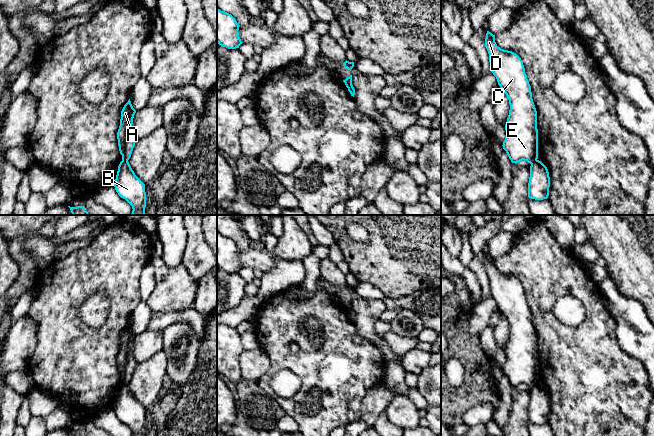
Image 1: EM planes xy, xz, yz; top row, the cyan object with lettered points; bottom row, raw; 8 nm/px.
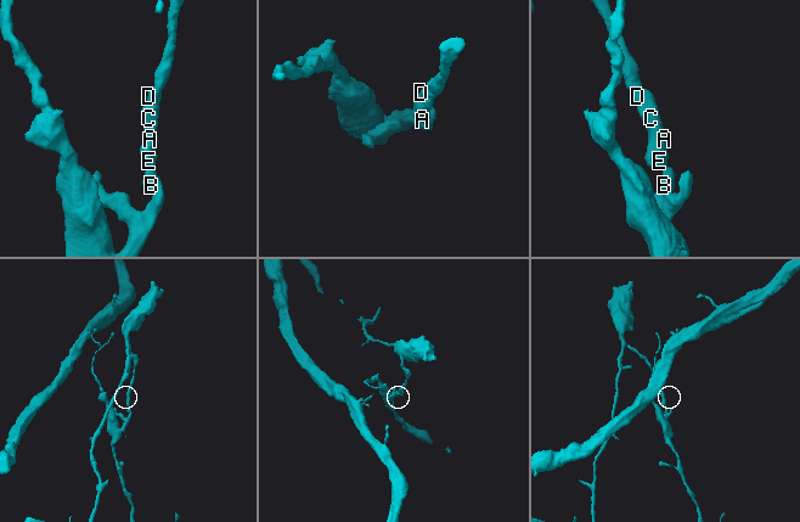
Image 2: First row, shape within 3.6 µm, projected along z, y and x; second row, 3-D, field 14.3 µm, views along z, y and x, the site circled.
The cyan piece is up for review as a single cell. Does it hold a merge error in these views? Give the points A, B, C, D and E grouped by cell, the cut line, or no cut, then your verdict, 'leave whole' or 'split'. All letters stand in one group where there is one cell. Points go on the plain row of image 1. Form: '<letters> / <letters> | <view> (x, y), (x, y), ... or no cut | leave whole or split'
A C D E / B | xy (122, 384), (127, 385) | split

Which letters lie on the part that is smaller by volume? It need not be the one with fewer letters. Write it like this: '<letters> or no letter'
B

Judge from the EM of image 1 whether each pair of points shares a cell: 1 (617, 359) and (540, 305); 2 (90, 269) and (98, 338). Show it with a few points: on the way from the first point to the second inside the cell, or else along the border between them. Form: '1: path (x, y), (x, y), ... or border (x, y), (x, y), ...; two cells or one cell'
1: path (596, 359), (586, 359), (553, 326); one cell
2: path (73, 288), (73, 319), (79, 325); one cell

